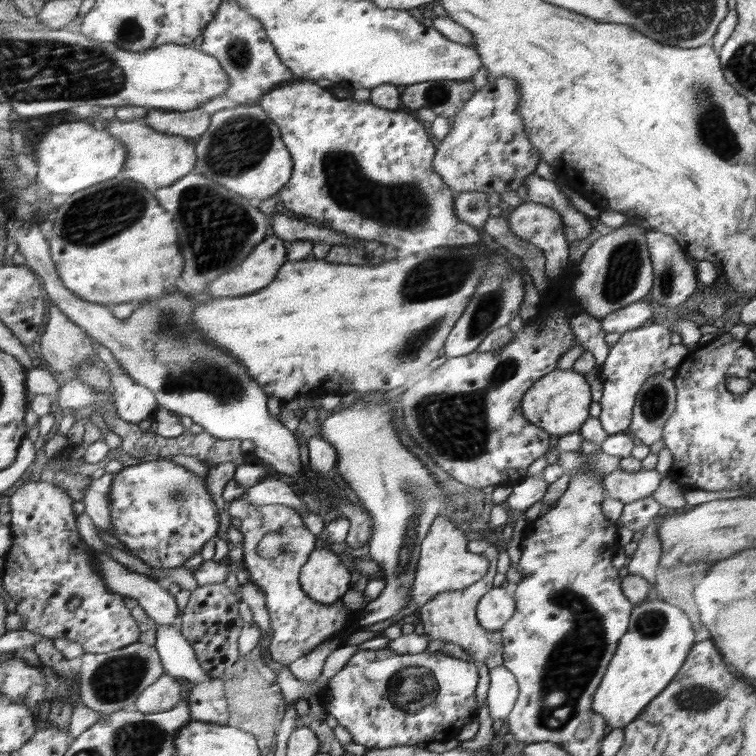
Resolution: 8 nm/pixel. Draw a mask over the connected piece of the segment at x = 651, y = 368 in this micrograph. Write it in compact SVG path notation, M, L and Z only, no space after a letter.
M652 323L621 333L616 344L610 345L607 359L599 371L603 392L599 401L601 413L597 418L608 435L622 433L630 427L638 391L646 381L668 368L677 368L690 353L682 343L672 345L670 336L671 332L665 324Z

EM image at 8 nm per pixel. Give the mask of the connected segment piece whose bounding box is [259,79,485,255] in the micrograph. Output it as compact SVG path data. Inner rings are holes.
M304 79L302 81L290 83L286 86L278 87L271 90L270 94L265 94L261 98L260 106L265 110L271 119L280 127L281 139L284 140L285 146L293 154L293 174L290 176L290 182L278 194L278 198L284 204L284 211L290 210L294 216L305 216L313 218L318 222L330 222L330 228L333 231L346 235L353 239L360 239L367 243L375 243L381 247L392 244L399 250L401 255L410 255L438 249L442 246L479 246L483 239L473 226L466 224L456 217L454 213L455 194L450 188L445 187L445 180L438 172L434 171L434 156L438 148L432 144L433 139L426 140L424 126L410 114L402 112L401 109L386 110L380 106L367 101L356 101L355 99L341 99L330 93L326 88L320 87L315 81Z

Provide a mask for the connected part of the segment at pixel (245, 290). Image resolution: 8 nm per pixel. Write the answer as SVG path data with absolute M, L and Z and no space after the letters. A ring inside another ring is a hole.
M272 235L257 244L236 268L218 276L205 297L239 297L271 285L287 261L284 239Z

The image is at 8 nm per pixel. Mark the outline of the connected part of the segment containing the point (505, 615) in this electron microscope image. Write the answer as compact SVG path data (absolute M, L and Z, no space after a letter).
M505 585L493 587L477 606L478 623L488 631L501 631L513 618L514 599L506 594Z

